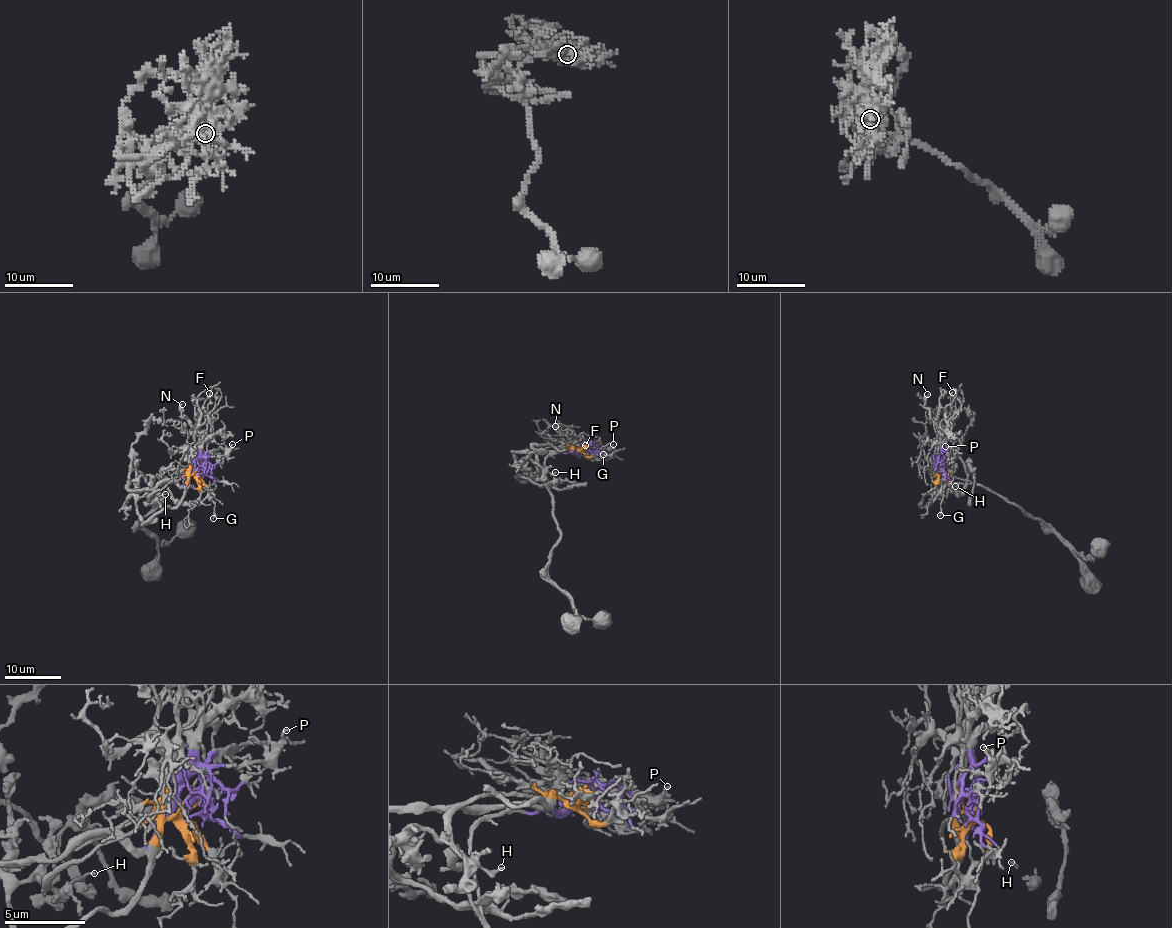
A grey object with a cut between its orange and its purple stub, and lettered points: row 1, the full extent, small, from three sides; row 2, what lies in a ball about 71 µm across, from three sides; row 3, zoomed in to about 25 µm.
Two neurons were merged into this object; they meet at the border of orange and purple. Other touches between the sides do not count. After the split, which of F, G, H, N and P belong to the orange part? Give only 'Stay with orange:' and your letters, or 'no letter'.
Stay with orange: G, H, N

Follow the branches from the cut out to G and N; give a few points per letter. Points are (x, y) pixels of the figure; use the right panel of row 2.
G: (944, 466), (948, 479), (942, 488), (940, 516)
N: (944, 466), (936, 466), (938, 445), (933, 419), (923, 406), (927, 394)

